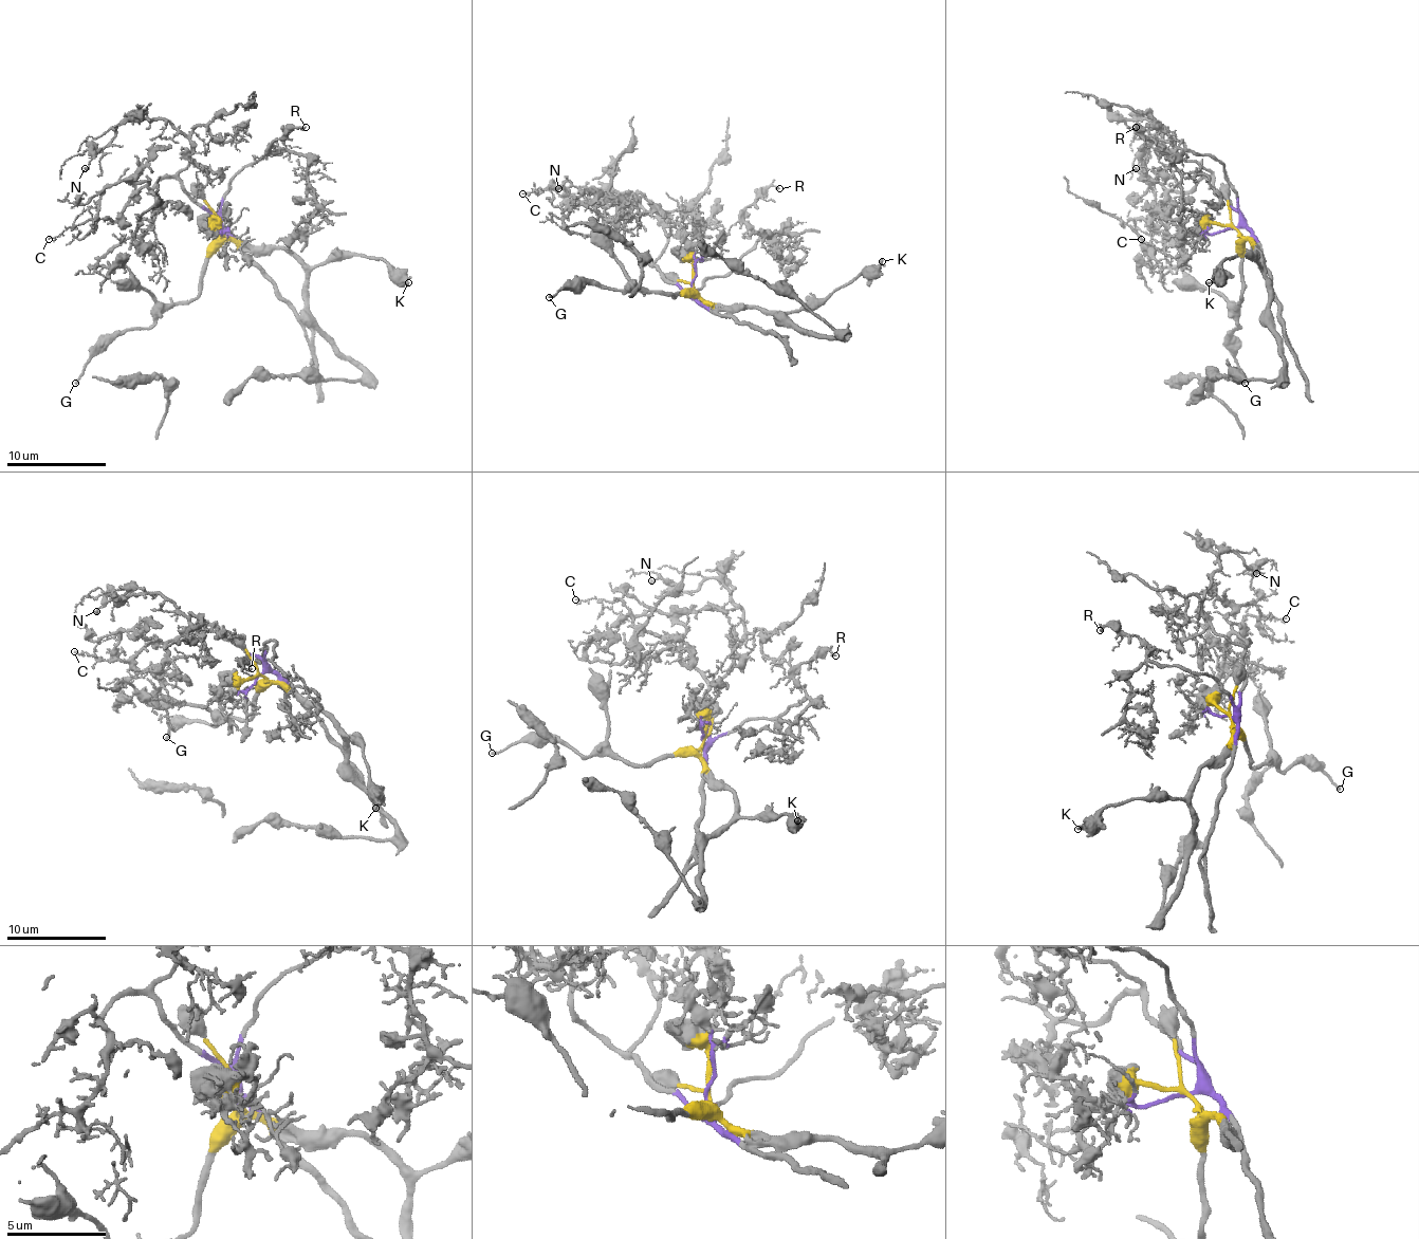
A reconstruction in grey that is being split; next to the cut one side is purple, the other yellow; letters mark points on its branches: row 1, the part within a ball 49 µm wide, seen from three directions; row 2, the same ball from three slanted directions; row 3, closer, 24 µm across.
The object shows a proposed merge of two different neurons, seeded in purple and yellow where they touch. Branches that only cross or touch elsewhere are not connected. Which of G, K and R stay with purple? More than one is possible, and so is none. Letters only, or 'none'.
R

